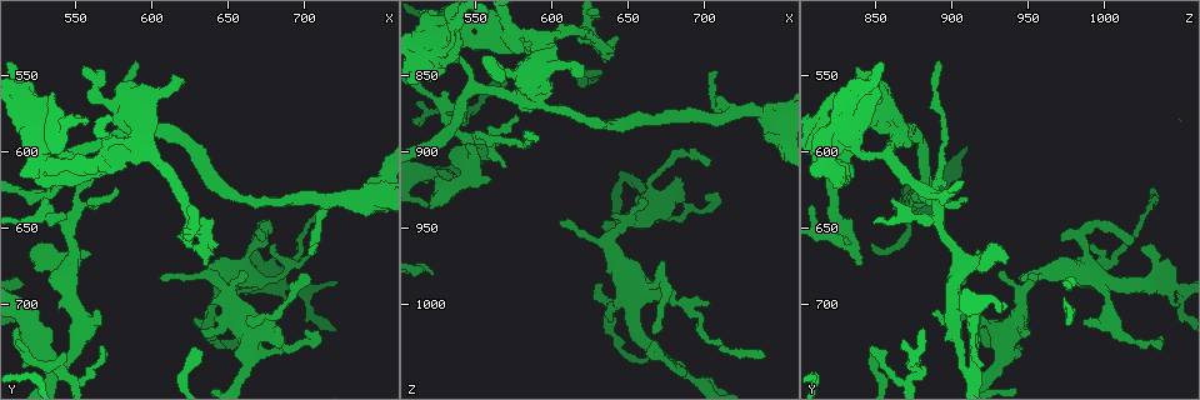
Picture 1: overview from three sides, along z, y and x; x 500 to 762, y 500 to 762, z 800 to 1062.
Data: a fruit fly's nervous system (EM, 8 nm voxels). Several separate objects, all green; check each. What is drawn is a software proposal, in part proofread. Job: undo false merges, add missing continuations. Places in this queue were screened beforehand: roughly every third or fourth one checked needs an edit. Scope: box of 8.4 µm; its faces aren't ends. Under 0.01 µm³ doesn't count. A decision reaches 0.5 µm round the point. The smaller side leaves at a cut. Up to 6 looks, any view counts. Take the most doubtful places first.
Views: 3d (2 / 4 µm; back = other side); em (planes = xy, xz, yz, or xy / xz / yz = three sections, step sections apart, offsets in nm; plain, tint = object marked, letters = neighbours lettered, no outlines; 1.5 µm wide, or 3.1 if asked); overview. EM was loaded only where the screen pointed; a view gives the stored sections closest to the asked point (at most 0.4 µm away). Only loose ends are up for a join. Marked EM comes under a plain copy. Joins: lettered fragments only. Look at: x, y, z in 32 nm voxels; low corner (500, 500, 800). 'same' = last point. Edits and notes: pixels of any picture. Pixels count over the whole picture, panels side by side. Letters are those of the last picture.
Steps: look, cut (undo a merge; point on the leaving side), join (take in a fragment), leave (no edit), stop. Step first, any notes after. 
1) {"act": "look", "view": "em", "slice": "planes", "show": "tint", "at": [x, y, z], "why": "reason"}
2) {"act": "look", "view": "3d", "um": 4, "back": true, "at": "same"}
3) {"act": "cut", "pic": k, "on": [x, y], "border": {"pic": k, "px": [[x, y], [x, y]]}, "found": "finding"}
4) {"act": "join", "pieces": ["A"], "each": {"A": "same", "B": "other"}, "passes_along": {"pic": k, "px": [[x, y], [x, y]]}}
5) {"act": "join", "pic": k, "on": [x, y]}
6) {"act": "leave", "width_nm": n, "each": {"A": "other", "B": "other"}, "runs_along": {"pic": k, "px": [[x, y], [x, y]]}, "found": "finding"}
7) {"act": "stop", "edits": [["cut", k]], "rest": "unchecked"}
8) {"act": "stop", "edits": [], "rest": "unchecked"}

{"act": "look", "view": "3d", "um": 2, "at": [584, 592, 824], "why": "abrupt turn"}

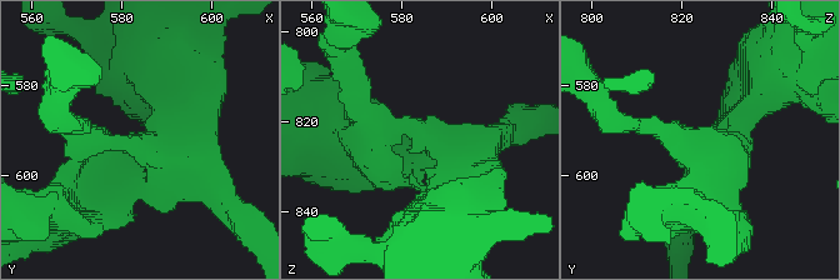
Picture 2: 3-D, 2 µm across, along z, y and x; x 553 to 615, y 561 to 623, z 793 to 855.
{"act": "look", "view": "em", "slice": "planes", "show": "tint", "at": [585, 594, 824], "arms": 4}

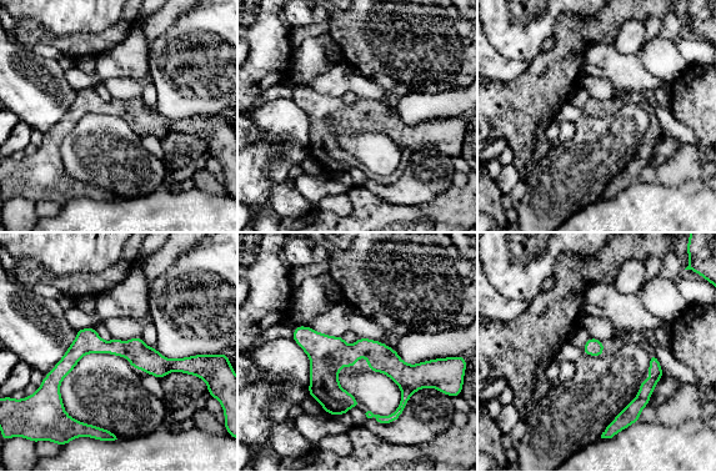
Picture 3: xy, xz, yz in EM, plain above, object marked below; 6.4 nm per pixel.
{"act": "look", "view": "em", "slice": "planes", "show": "letters", "at": "same"}

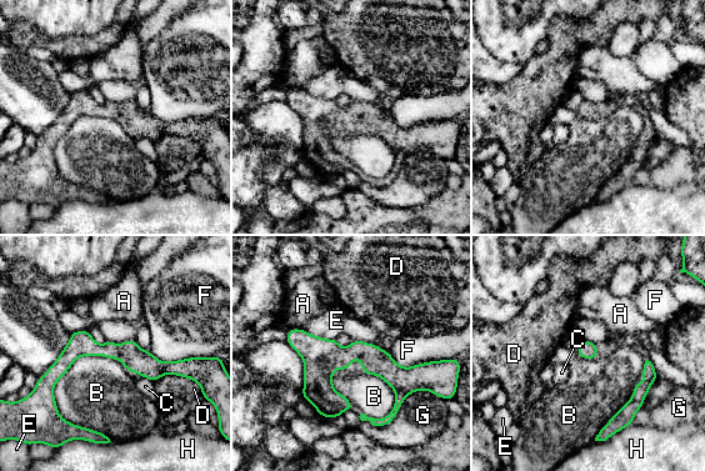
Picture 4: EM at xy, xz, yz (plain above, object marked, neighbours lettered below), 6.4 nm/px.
{"act": "leave", "width_nm": 60, "each": {"A": "other", "B": "other", "C": "other", "D": "other", "E": "other", "F": "other", "G": "other", "H": "other"}, "border": {"pic": 4, "px": [[364, 372], [394, 391], [383, 419]]}, "found": "all the same neuron"}

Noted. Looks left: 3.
{"act": "look", "view": "3d", "um": 4, "back": true, "at": [638, 678, 960], "why": "calibre changes"}

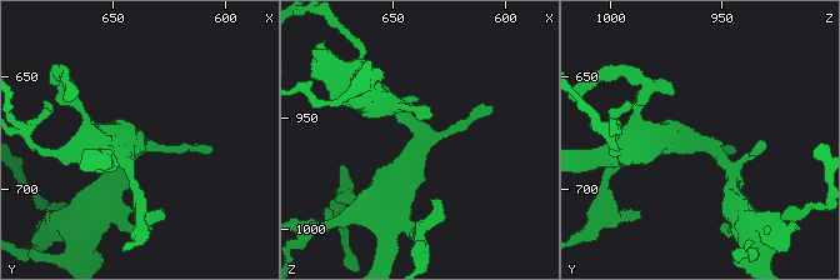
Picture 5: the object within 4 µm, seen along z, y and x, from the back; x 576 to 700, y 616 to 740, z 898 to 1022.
{"act": "look", "view": "em", "slice": "planes", "show": "letters", "at": [638, 679, 959], "why": "need the tissue"}

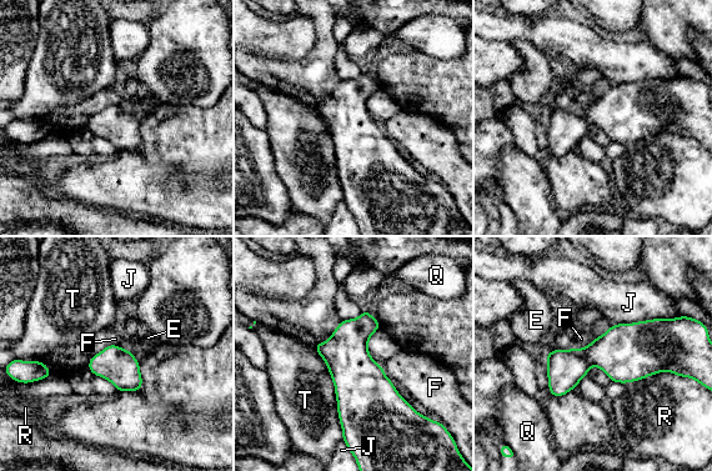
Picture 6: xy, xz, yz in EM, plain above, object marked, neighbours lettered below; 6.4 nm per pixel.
{"act": "leave", "width_nm": 220, "each": {"E": "other", "F": "other", "J": "other", "Q": "other", "R": "other", "T": "other"}, "border": {"pic": 6, "px": [[312, 345], [334, 386], [342, 439]]}, "found": "all the same neuron"}

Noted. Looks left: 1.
{"act": "stop", "edits": [], "rest": "unchecked"}

